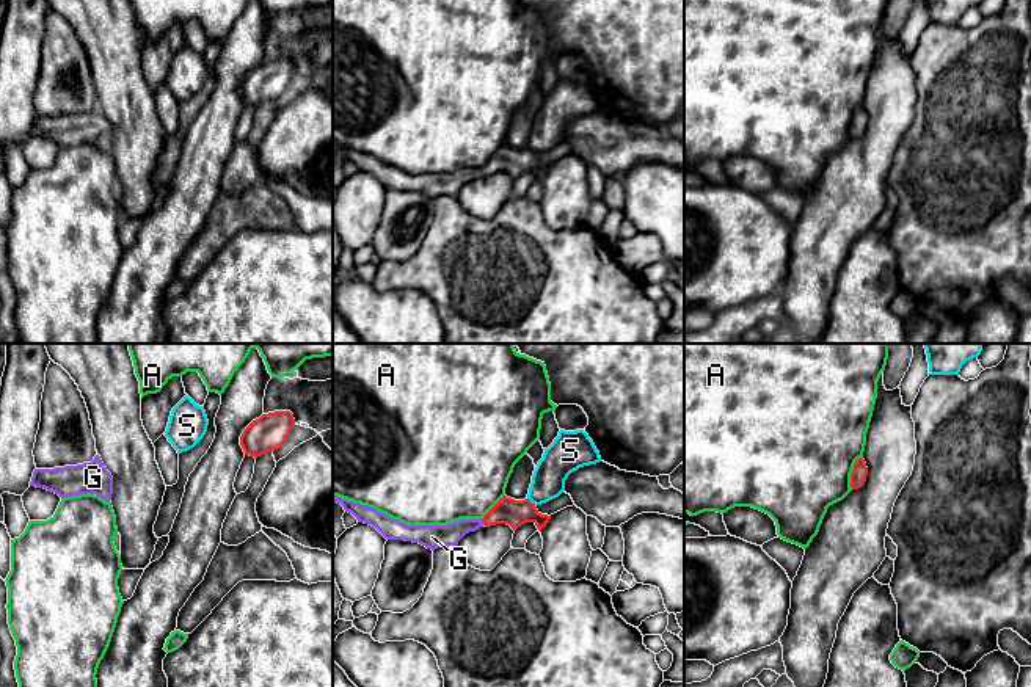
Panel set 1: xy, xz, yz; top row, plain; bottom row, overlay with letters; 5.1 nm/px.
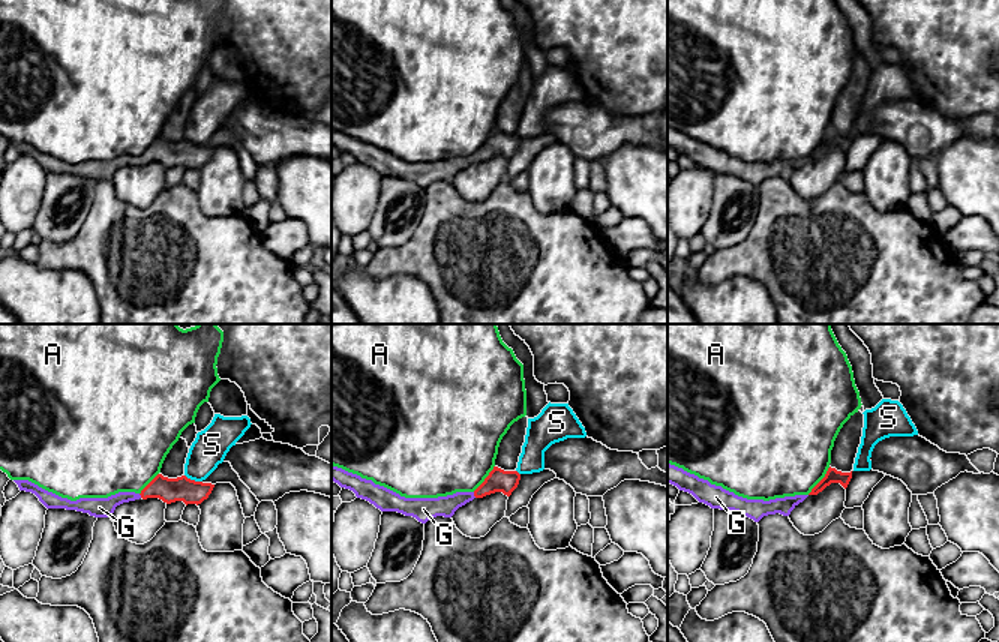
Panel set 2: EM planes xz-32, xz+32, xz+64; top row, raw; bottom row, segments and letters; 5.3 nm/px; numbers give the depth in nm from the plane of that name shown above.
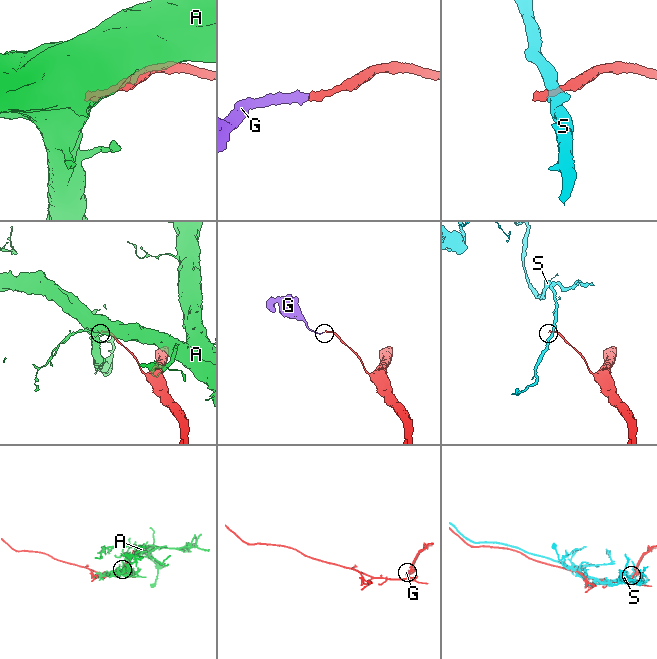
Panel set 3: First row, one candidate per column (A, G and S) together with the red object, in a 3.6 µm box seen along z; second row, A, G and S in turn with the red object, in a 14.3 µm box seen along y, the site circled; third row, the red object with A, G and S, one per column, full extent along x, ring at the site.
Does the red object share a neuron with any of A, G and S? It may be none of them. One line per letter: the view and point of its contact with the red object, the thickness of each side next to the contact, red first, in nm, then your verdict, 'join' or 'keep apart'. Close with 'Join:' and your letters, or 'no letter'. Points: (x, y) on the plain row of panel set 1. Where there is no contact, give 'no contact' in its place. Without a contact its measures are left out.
A: yz (852, 121) | 80/480 nm | keep apart
G: xz (482, 170) | 140/120 nm | join
S: xz (531, 151) | 140/180 nm | keep apart
Join: G

